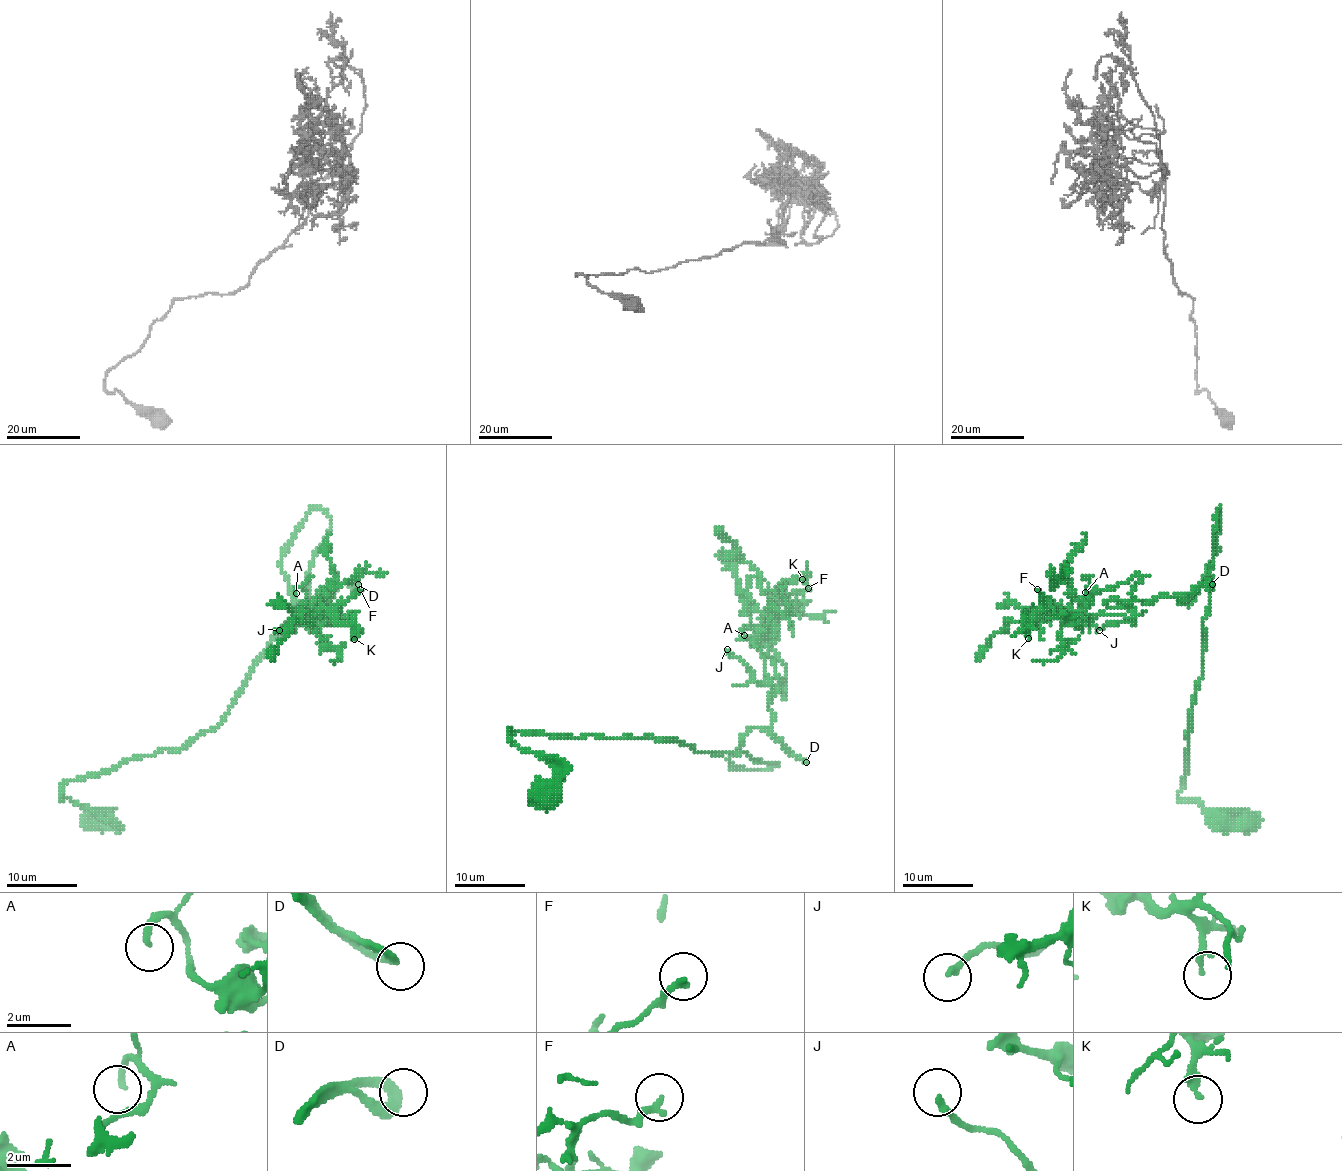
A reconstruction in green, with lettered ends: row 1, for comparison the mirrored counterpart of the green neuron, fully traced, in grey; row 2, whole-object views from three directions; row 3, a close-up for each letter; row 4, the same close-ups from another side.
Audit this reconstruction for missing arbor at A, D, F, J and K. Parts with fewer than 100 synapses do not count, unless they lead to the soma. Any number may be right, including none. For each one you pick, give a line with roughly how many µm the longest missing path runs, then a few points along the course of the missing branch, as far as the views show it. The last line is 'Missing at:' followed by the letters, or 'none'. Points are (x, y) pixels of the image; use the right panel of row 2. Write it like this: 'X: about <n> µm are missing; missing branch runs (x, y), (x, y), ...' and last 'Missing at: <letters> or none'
A: about 30 µm are missing; missing branch runs (1085, 592), (1083, 580), (1081, 589), (1067, 580), (1074, 573), (1108, 573), (1131, 546), (1122, 534), (1115, 546)
J: about 15 µm are missing; missing branch runs (1099, 630), (1085, 624), (1088, 624), (1090, 612), (1103, 601), (1111, 580), (1117, 582), (1113, 592)
Missing at: A, J

